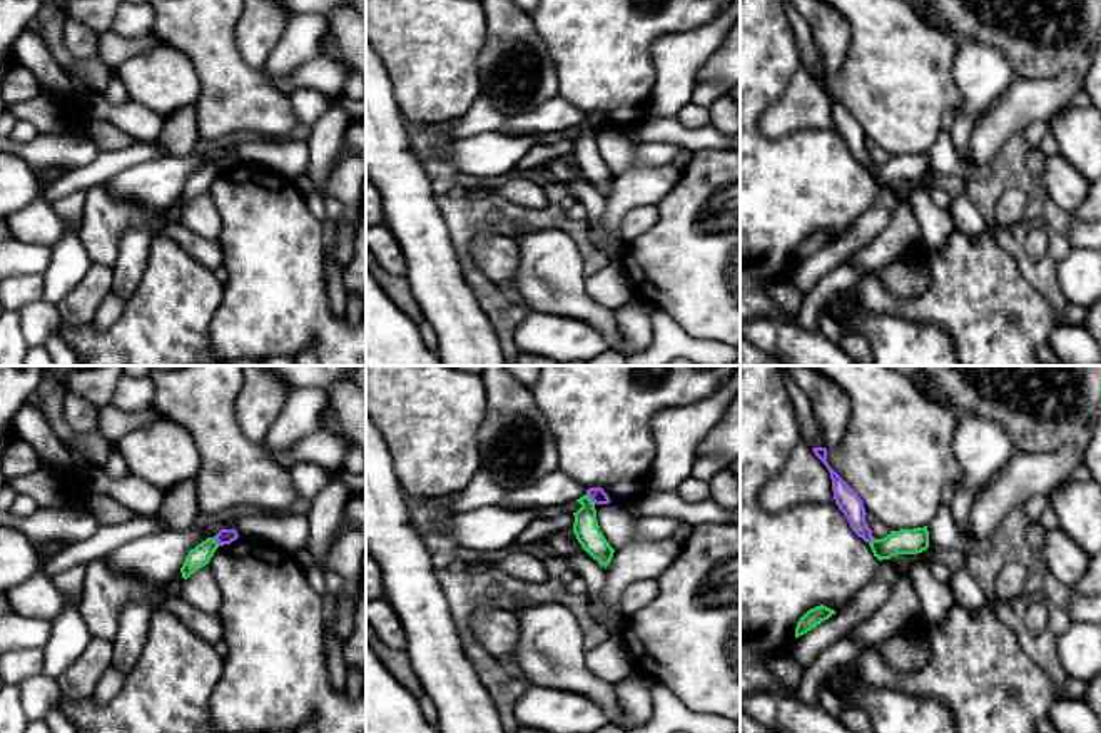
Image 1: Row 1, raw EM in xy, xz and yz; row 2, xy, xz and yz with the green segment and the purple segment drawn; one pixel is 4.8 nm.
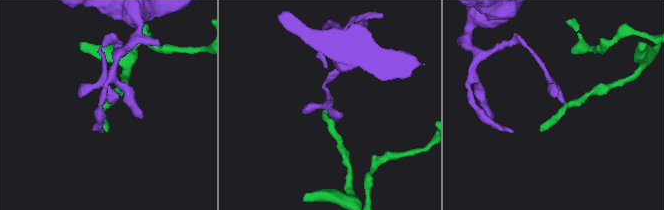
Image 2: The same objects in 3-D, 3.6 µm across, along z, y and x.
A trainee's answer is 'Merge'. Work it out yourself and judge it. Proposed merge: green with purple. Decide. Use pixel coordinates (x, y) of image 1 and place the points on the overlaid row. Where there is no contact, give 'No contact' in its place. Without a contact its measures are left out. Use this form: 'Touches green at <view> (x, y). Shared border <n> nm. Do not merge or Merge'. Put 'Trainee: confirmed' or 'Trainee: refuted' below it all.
Touches green at xz (588, 498). Shared border 70 nm. Do not merge
Trainee: refuted

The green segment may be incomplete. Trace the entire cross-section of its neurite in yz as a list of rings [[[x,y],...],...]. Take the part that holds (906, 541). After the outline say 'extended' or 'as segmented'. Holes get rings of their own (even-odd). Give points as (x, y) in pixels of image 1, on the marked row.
[[[927,526],[890,531],[882,539],[874,538],[869,546],[879,561],[890,559],[896,554],[917,554],[929,548],[929,531]]] | as segmented

